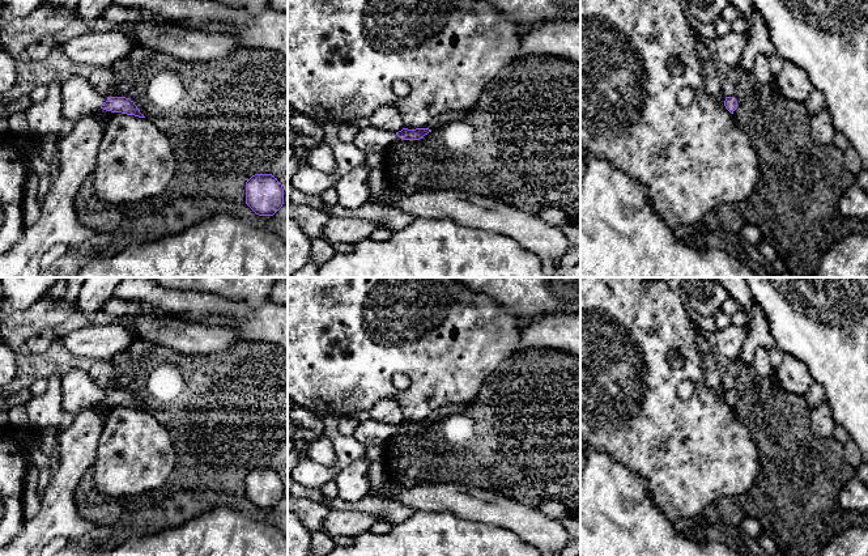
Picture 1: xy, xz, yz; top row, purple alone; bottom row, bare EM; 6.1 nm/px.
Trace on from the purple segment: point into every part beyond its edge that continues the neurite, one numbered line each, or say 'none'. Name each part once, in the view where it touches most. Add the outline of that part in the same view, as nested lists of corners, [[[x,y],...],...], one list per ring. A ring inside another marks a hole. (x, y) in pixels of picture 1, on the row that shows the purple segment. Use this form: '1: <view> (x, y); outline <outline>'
1: xy (79, 98); outline [[[72,76],[61,85],[63,118],[76,123],[101,109],[107,97],[98,94],[82,76]]]

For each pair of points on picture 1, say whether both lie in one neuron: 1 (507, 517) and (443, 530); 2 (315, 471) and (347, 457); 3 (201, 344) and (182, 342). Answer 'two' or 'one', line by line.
1: two
2: one
3: one

